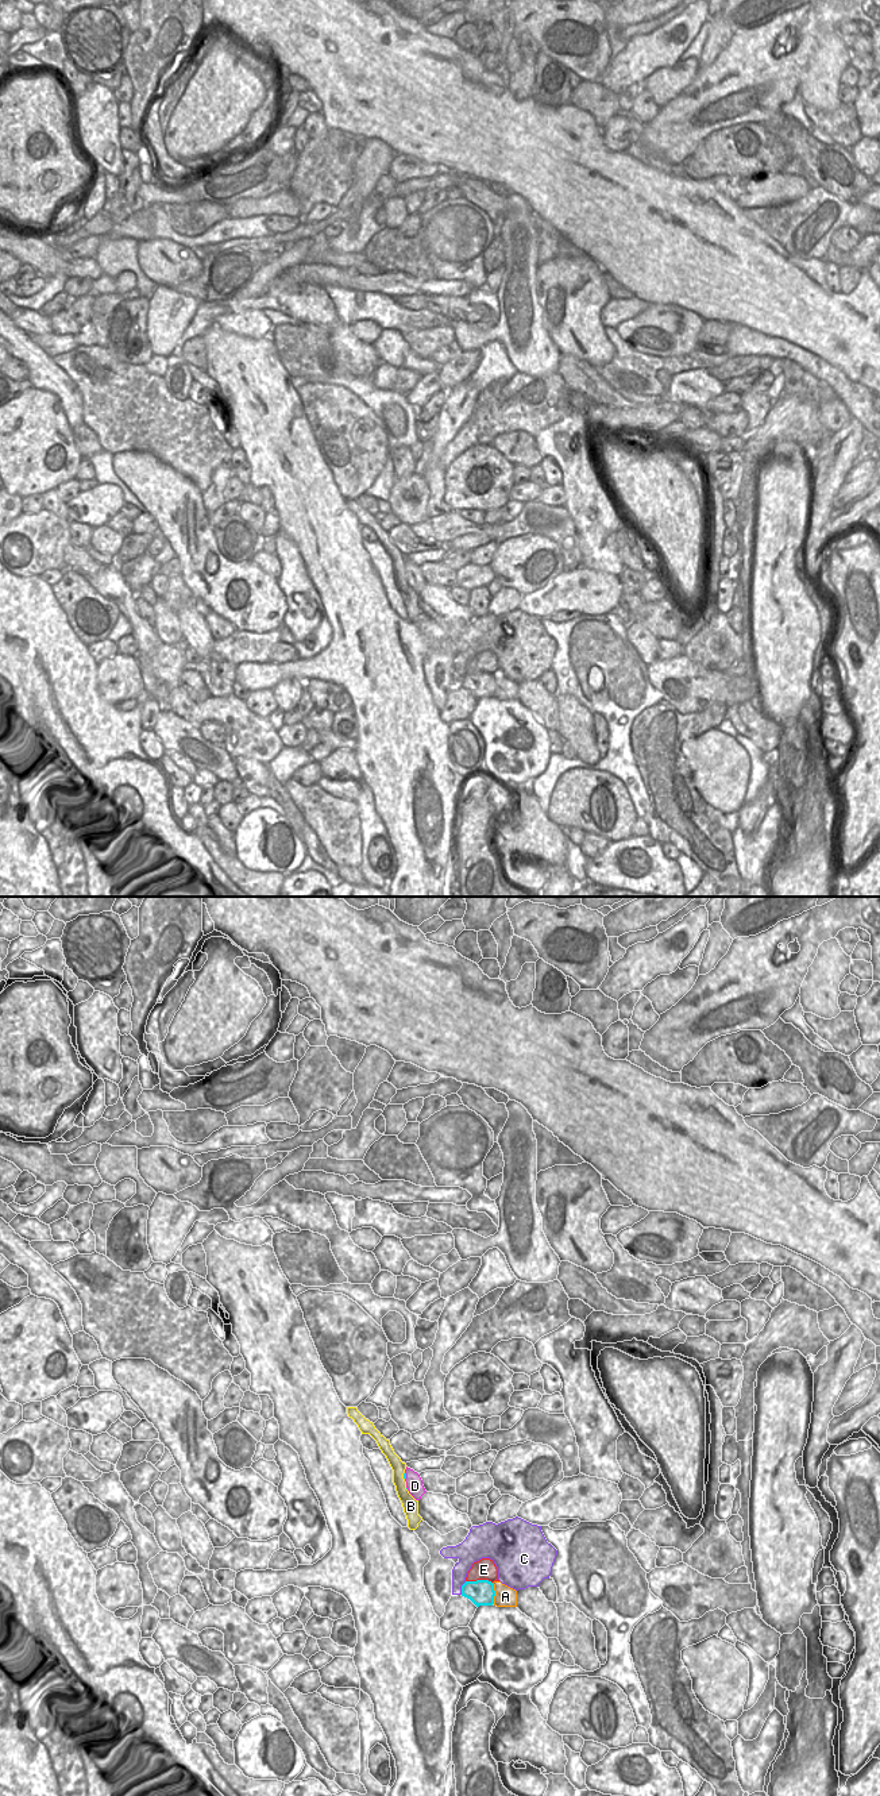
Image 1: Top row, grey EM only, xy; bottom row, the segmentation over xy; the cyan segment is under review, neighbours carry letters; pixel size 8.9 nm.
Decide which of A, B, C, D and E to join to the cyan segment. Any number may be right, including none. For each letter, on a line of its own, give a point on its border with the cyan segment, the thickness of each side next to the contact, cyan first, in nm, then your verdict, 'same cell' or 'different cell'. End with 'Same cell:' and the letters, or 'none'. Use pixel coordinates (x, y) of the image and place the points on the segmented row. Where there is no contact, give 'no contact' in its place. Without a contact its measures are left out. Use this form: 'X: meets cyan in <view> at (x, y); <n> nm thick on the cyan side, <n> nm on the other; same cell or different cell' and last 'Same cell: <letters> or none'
A: meets cyan in xy at (494, 1594); 240 nm thick on the cyan side, 190 nm on the other; different cell
B: meets cyan in xy at (404, 1476); 20 nm thick on the cyan side, 140 nm on the other; same cell
C: meets cyan in xy at (462, 1588); 240 nm thick on the cyan side, 140 nm on the other; different cell
D: meets cyan in xy at (405, 1476); 20 nm thick on the cyan side, 150 nm on the other; different cell
E: meets cyan in xy at (479, 1580); 240 nm thick on the cyan side, 190 nm on the other; different cell
Same cell: B

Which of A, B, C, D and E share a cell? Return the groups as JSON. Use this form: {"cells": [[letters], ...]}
{"cells": [["A"], ["B"], ["C"], ["D"], ["E"]]}

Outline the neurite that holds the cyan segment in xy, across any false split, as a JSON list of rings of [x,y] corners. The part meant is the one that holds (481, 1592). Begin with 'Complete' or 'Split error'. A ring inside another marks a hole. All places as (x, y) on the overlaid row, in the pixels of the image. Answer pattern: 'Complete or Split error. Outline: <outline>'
Complete. Outline: [[[489,1580],[466,1581],[462,1596],[470,1599],[476,1607],[494,1604],[494,1584]]]

